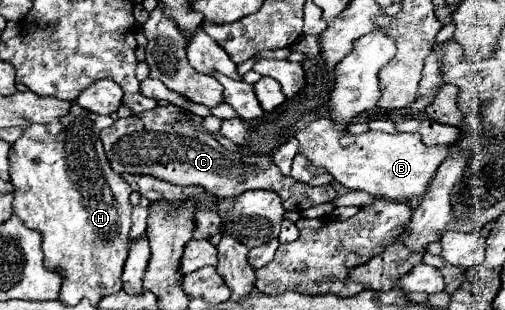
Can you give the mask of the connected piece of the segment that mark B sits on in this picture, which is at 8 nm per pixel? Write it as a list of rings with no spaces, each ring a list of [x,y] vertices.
[[[319,118],[295,134],[299,140],[299,154],[313,162],[313,166],[325,168],[327,174],[331,174],[331,178],[347,190],[363,190],[375,198],[407,200],[425,194],[437,166],[449,154],[449,148],[425,146],[421,136],[411,132],[385,134],[369,130],[365,134],[351,136],[353,142],[349,146],[341,144],[343,136],[345,132],[337,130],[327,118]]]

